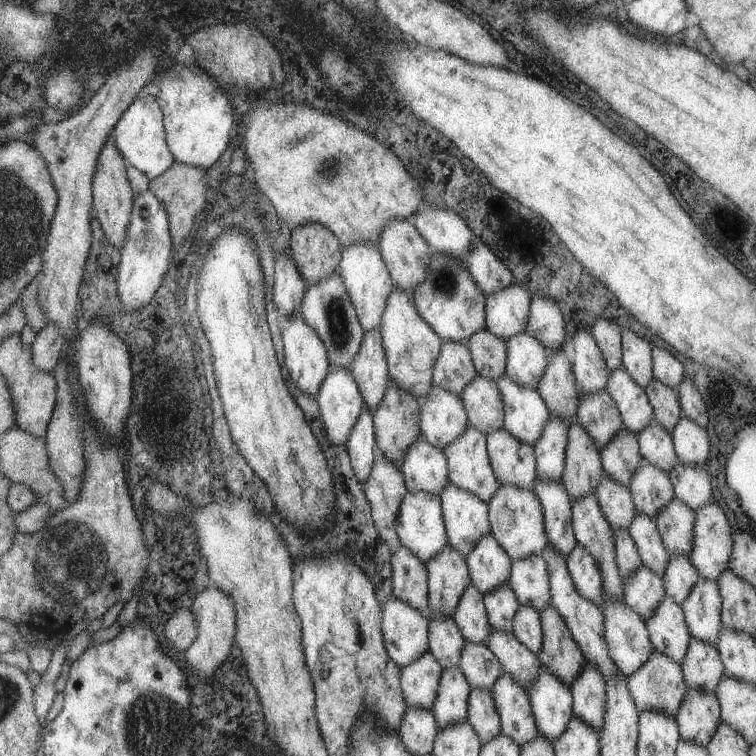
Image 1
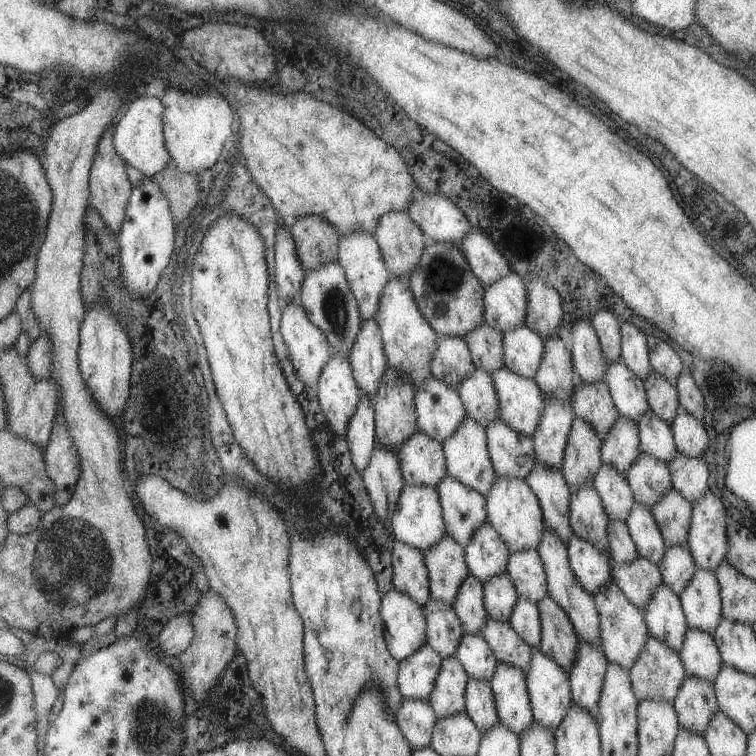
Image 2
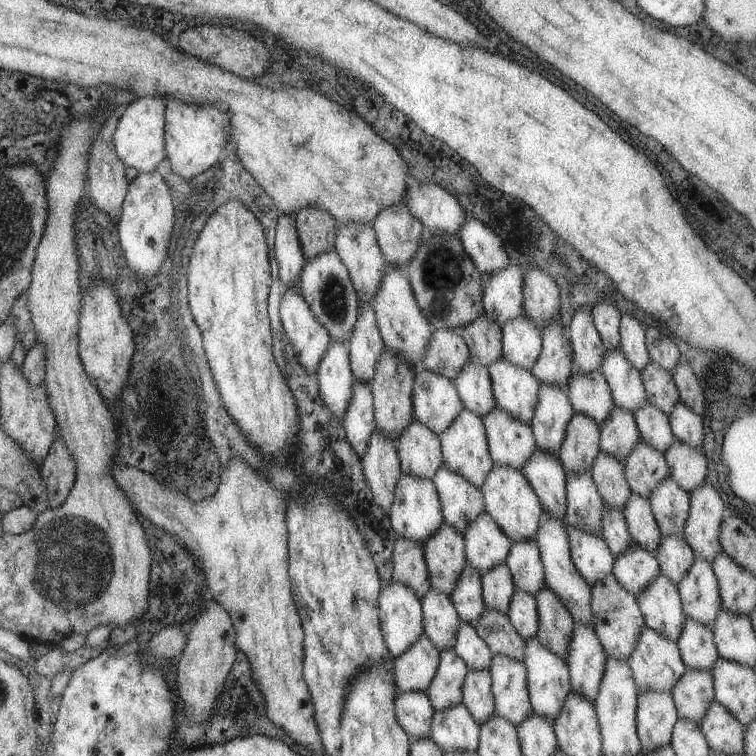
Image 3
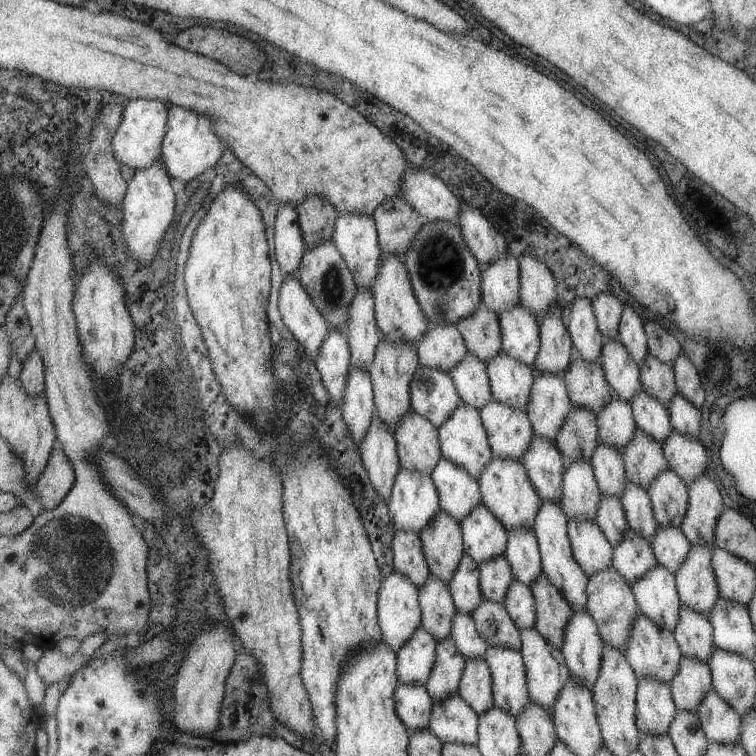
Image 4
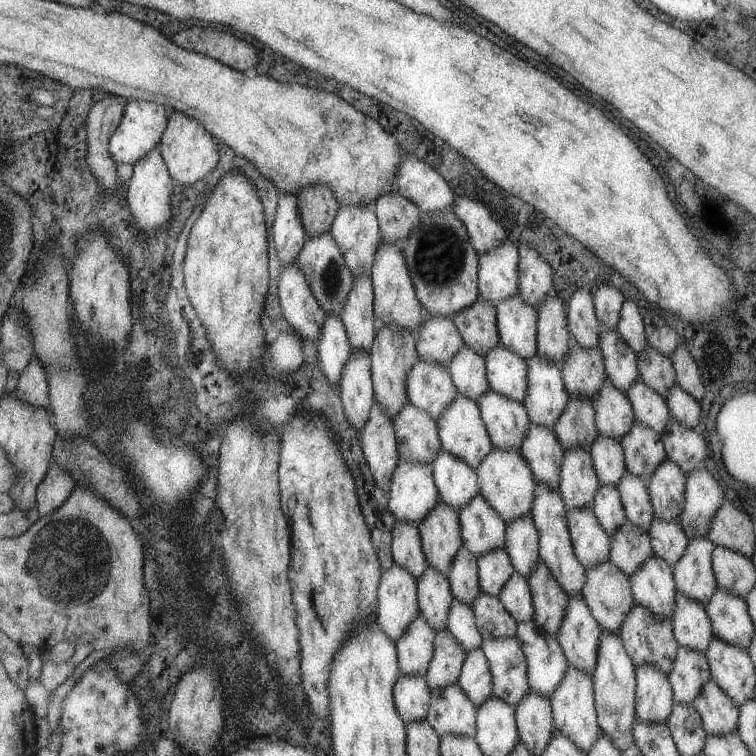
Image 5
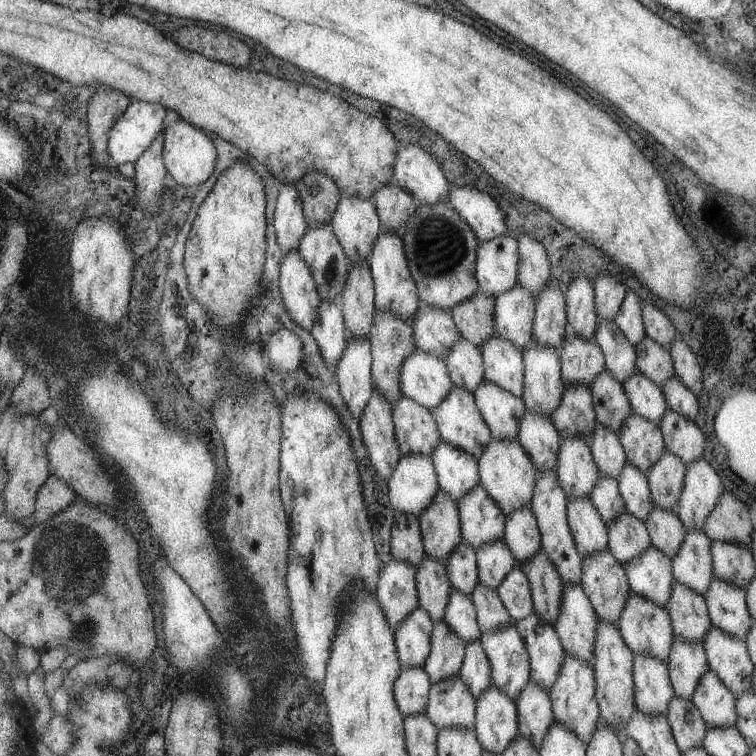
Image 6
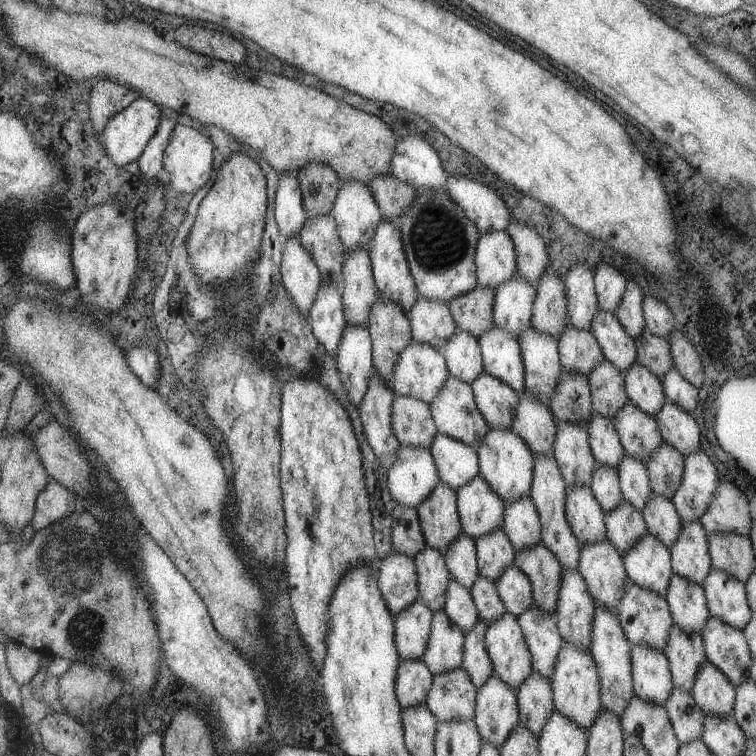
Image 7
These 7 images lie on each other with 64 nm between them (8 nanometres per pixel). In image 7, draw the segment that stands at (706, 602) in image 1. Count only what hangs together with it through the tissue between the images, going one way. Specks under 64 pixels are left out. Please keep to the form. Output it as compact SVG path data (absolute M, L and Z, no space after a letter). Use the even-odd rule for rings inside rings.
M682 523L679 536L668 551L672 571L701 587L712 566L708 536L700 523Z

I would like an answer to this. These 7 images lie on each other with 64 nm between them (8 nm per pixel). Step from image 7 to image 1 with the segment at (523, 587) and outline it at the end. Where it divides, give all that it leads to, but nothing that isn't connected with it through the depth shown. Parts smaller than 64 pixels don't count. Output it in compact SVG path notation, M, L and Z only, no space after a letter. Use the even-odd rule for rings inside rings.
M518 604L512 621L512 634L533 655L539 654L542 644L541 624L539 612L533 606Z

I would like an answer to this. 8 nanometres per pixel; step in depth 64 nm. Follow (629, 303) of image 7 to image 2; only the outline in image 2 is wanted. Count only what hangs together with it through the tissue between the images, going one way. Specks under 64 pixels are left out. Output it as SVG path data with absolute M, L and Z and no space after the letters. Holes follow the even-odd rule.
M620 322L620 360L639 381L645 381L652 372L648 360L646 336L629 322Z

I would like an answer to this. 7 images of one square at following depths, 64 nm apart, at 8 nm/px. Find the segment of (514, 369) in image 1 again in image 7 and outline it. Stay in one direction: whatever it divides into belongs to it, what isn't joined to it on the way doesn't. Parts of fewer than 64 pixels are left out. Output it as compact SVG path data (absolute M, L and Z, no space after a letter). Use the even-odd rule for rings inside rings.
M517 274L505 281L494 290L494 303L492 306L492 324L501 330L507 331L513 338L519 340L520 334L530 326L532 304L535 290Z

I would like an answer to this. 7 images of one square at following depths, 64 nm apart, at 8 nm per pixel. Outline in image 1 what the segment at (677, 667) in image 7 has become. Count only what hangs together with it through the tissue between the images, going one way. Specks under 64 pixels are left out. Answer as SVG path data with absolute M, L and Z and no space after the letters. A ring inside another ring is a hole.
M686 686L675 714L679 738L707 747L720 720L720 707L715 694Z

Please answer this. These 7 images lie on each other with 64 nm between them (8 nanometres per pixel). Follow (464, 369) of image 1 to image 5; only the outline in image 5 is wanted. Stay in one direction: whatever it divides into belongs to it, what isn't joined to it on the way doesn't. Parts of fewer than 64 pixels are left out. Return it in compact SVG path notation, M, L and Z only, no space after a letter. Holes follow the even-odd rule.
M426 315L415 338L418 358L423 362L437 362L445 367L451 356L464 346L459 332L447 316Z

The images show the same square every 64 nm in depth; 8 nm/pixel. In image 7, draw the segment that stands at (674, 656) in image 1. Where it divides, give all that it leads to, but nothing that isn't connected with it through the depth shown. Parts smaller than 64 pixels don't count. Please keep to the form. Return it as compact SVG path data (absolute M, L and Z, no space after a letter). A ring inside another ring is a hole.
M646 533L637 544L622 556L623 568L629 581L661 598L668 593L668 584L674 573L670 552L659 540Z

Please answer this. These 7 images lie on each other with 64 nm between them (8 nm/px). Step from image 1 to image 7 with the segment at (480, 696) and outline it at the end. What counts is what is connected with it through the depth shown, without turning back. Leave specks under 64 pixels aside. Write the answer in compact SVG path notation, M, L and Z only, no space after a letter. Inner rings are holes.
M481 621L464 634L464 649L460 668L465 671L471 684L478 689L492 675L490 658L484 649L486 626Z

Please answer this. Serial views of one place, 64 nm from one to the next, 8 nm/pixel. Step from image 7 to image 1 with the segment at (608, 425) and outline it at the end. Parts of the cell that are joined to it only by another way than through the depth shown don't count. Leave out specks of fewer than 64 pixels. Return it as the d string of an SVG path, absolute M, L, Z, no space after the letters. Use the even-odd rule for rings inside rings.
M605 472L601 474L597 488L595 488L597 504L601 508L601 514L610 528L625 528L635 518L635 506L632 502L628 488L623 488L615 480L611 480Z

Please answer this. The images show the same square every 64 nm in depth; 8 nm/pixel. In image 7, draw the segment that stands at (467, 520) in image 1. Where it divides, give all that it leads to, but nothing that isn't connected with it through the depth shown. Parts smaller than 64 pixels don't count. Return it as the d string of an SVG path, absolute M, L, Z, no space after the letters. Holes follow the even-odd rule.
M437 433L428 451L433 457L438 479L453 492L478 474L476 451L462 442Z

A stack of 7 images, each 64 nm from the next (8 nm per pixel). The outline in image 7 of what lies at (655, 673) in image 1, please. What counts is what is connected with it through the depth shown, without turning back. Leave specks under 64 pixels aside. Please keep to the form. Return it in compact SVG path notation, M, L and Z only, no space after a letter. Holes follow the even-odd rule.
M627 580L623 598L619 599L615 613L621 630L631 645L643 645L659 652L666 647L673 621L664 598Z

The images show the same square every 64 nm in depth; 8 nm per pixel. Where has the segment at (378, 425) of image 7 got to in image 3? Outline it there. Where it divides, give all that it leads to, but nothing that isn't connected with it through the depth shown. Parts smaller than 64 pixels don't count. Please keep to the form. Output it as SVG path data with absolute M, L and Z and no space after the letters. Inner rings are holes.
M374 428L365 448L365 456L361 456L360 462L365 482L373 494L373 502L385 510L383 514L388 516L394 498L393 490L402 474L395 442Z

